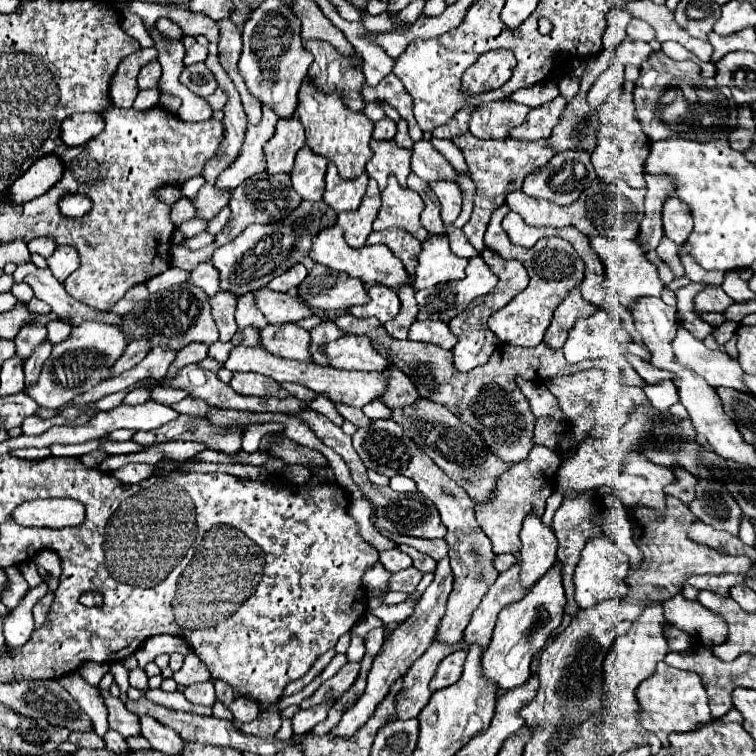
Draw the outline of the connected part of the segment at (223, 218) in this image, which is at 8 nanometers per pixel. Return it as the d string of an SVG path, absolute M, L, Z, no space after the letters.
M224 207L212 221L208 221L208 233L212 233L212 235L218 235L224 227L226 227L226 223L228 223L228 219L230 219L230 209L228 207Z

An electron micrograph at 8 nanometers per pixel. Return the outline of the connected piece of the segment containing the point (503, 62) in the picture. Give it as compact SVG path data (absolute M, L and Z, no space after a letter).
M490 51L484 53L472 67L468 67L462 75L462 93L464 95L478 95L488 93L500 87L510 79L514 69L514 53L510 51Z

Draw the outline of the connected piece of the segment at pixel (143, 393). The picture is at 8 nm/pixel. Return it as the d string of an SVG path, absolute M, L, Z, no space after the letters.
M134 389L134 391L130 391L130 393L124 397L122 405L138 405L138 403L148 401L148 399L150 399L150 397L148 397L148 389Z

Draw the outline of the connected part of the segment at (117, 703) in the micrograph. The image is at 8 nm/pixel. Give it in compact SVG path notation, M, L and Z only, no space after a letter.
M100 689L100 695L106 703L106 709L108 709L108 723L110 723L110 729L118 731L120 735L124 737L130 737L130 735L138 735L140 729L138 729L138 715L130 713L124 703L116 697L110 695L110 691L104 691Z

